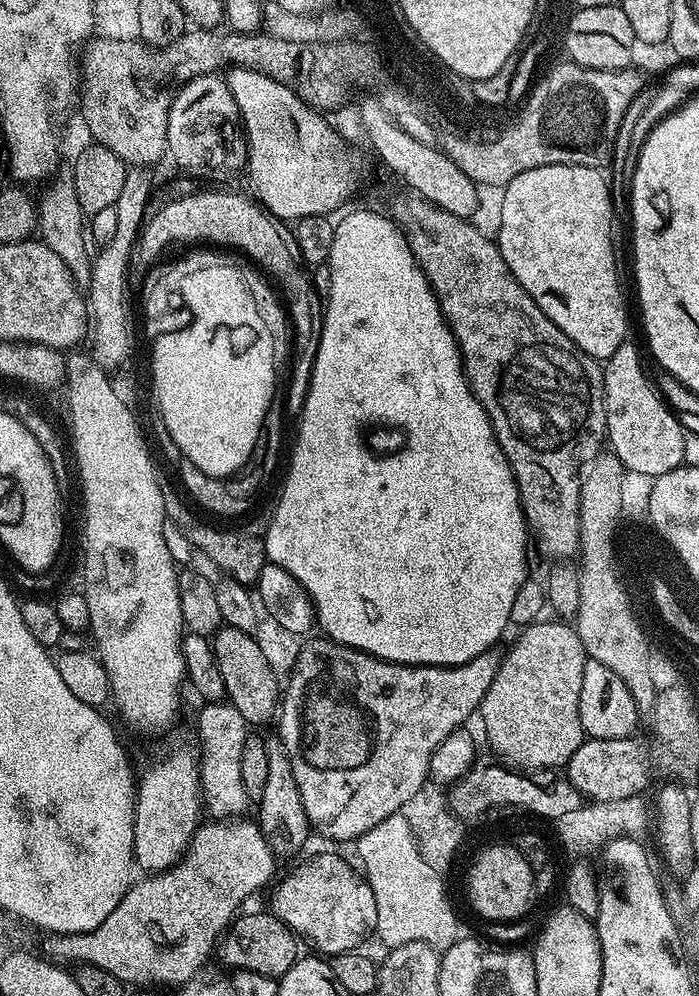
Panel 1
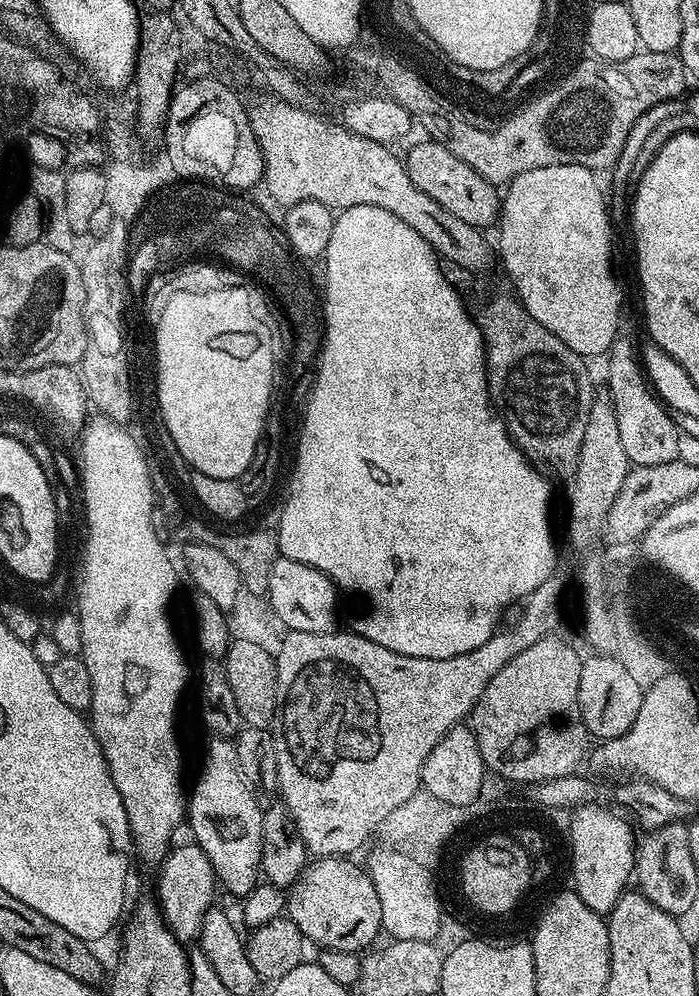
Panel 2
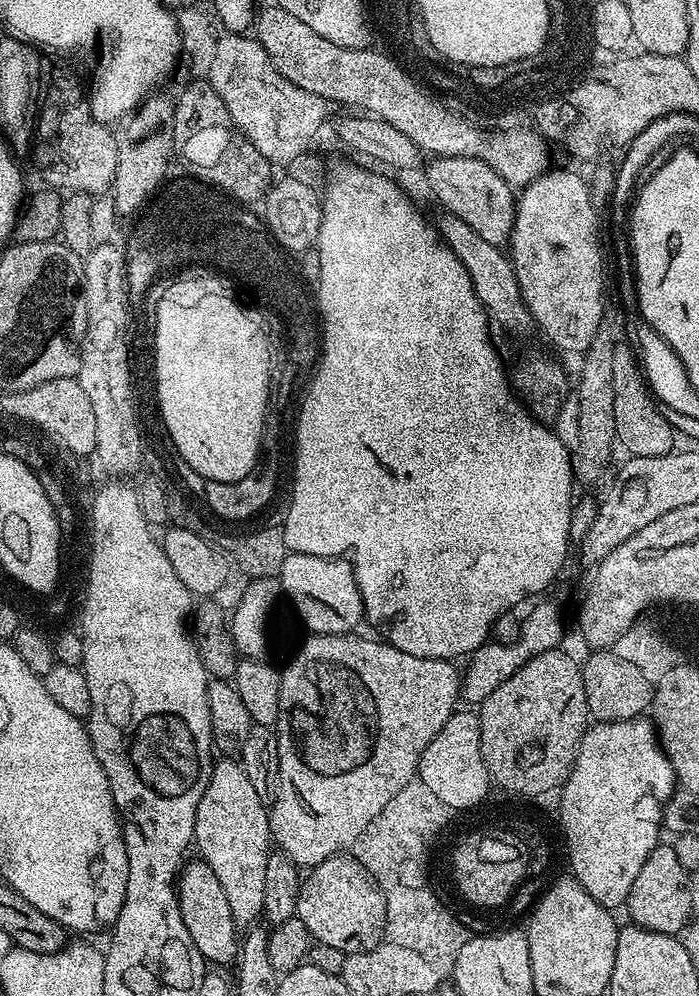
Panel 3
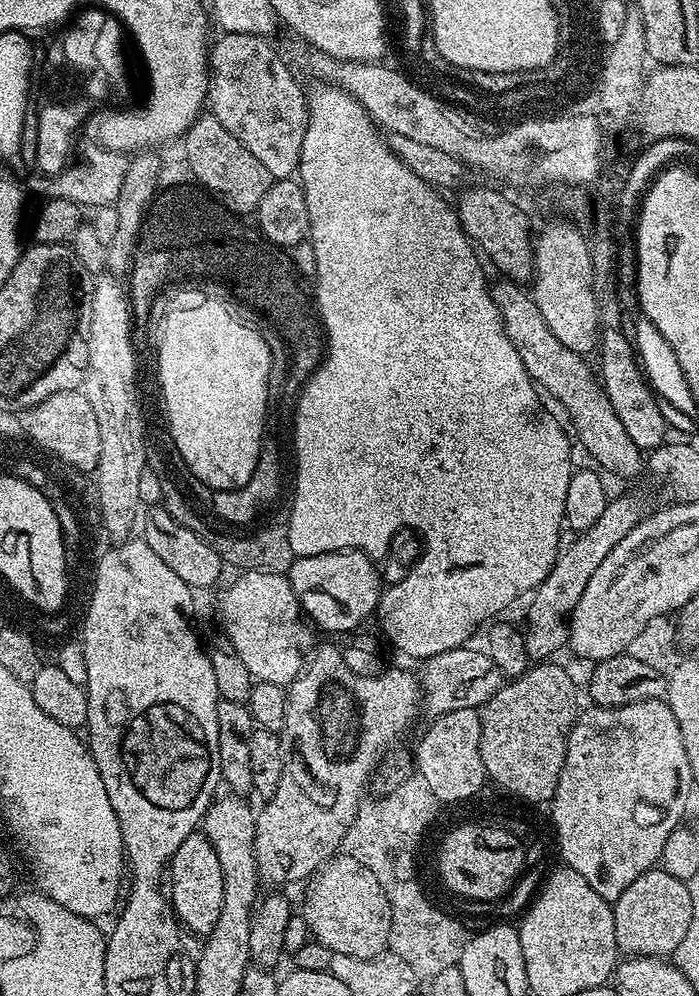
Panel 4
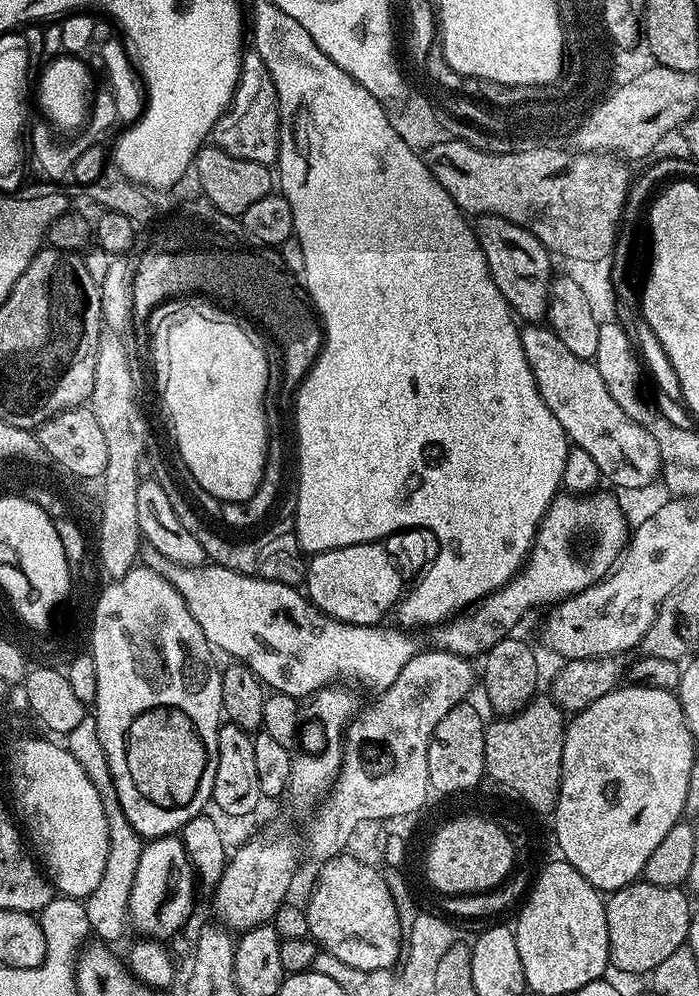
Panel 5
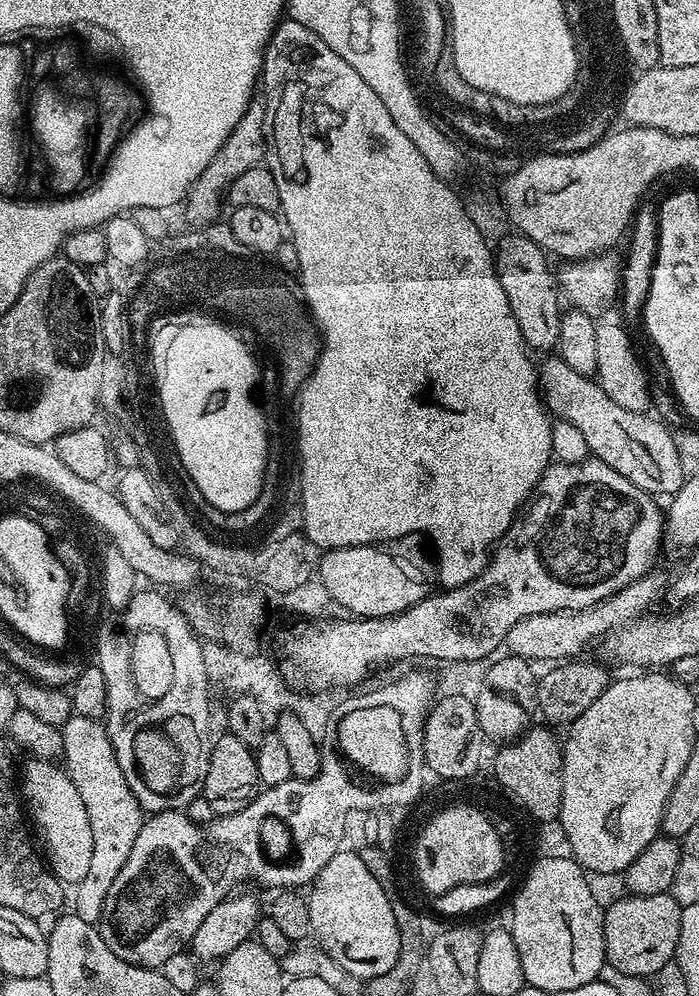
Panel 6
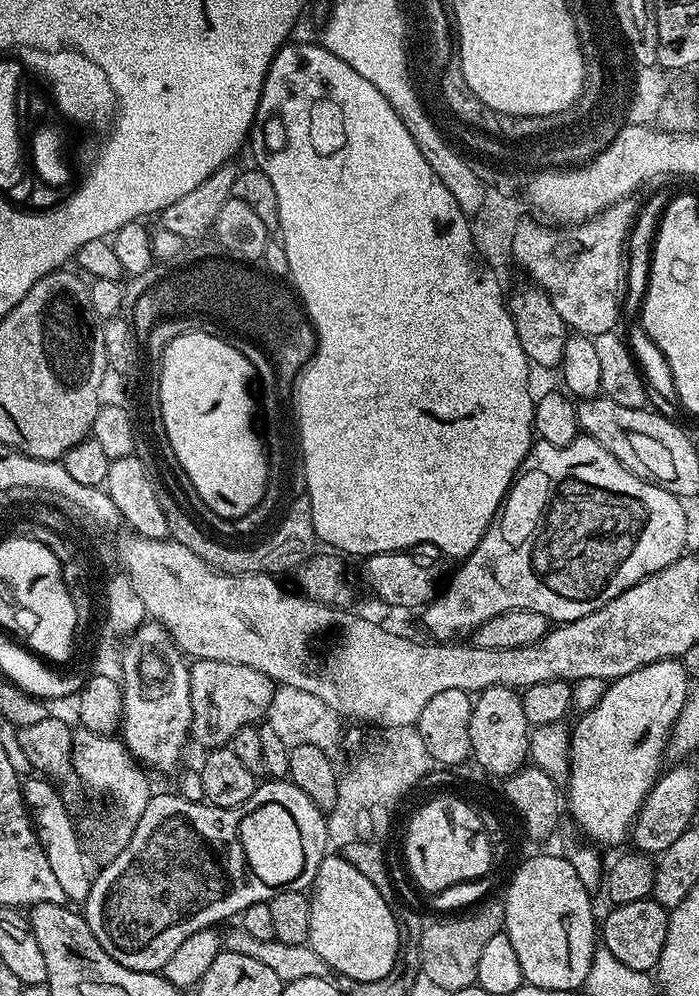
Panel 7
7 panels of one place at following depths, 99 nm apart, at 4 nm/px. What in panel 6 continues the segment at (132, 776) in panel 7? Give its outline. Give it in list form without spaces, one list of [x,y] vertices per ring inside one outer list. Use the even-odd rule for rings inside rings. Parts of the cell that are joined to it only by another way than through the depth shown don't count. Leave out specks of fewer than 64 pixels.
[[[73,714],[59,729],[64,751],[62,767],[78,789],[82,803],[86,805],[90,834],[94,834],[94,851],[90,857],[90,867],[86,870],[86,878],[82,878],[74,888],[74,915],[82,918],[82,922],[99,925],[106,894],[110,894],[114,878],[118,878],[122,866],[126,866],[126,858],[130,858],[130,849],[138,838],[138,830],[142,830],[146,813],[138,798],[134,798],[126,782],[126,774],[122,774],[122,766],[118,766],[107,727],[100,720]]]

